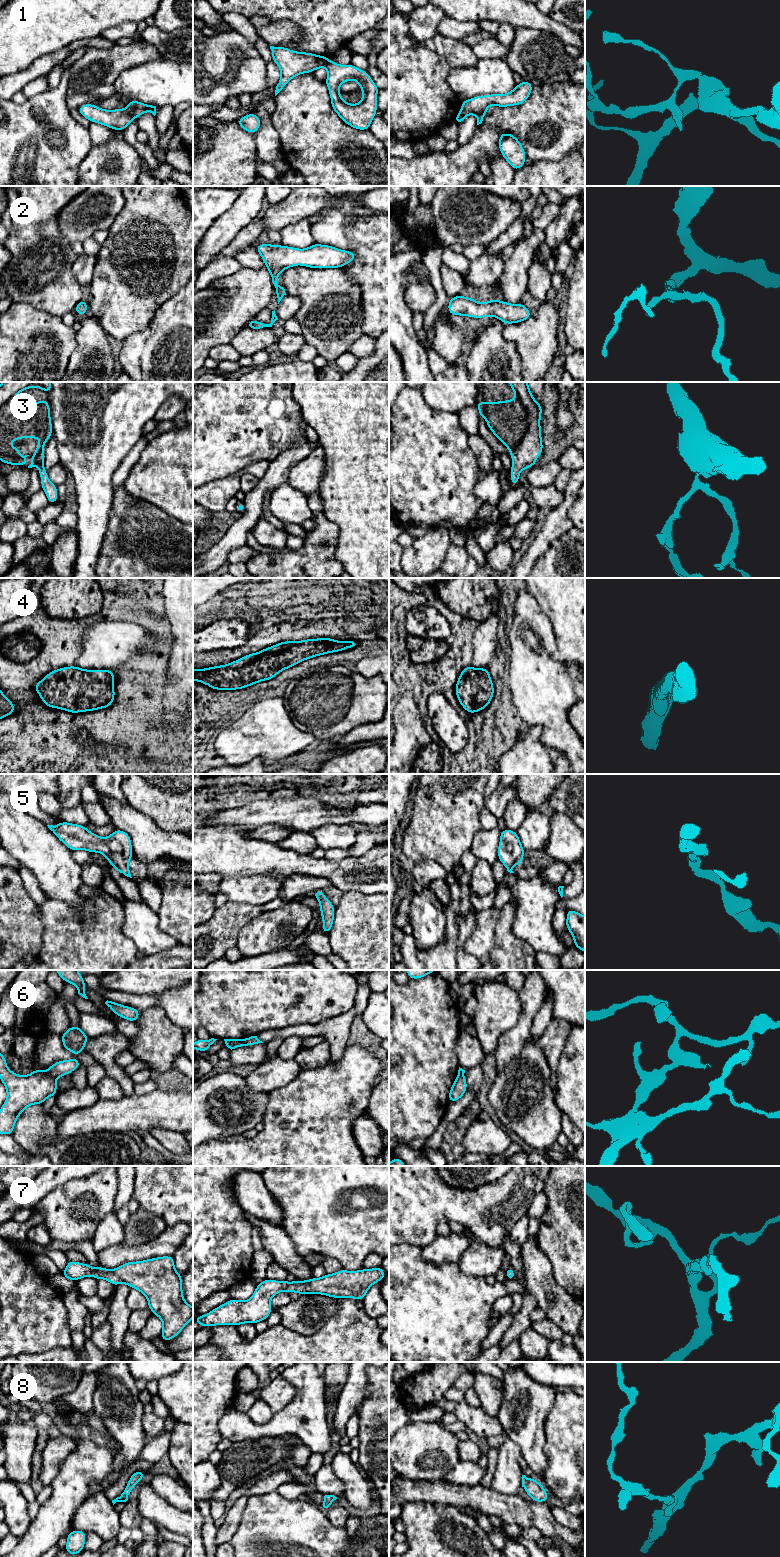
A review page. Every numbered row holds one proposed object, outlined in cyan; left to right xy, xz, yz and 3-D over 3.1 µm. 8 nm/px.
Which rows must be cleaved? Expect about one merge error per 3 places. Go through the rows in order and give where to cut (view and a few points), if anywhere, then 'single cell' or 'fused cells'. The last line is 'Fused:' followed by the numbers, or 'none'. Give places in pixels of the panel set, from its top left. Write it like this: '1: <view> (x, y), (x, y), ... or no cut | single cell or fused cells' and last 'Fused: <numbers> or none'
1: xy (126, 108), (134, 117) | fused cells
2: no cut | single cell
3: no cut | single cell
4: no cut | single cell
5: no cut | single cell
6: xy (45, 1071), (55, 1079) | fused cells
7: no cut | single cell
8: no cut | single cell
Fused: 1, 6

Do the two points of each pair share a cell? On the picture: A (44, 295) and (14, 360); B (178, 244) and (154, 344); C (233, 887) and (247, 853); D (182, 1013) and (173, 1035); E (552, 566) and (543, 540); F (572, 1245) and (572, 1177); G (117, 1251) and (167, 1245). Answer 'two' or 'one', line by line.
A: two
B: two
C: two
D: two
E: two
F: one
G: one

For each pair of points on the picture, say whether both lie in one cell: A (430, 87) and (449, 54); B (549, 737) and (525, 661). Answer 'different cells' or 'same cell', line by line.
A: different cells
B: same cell

